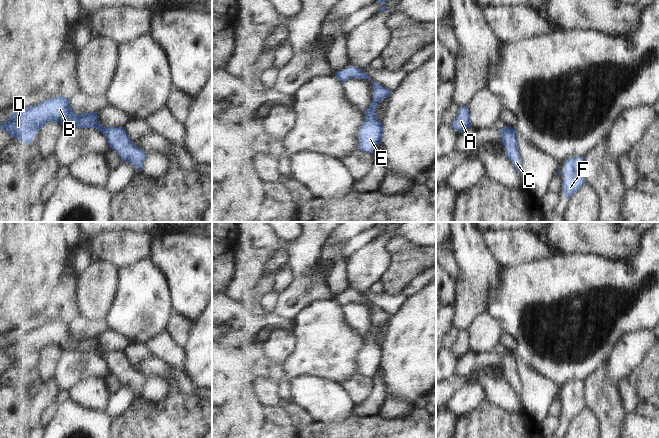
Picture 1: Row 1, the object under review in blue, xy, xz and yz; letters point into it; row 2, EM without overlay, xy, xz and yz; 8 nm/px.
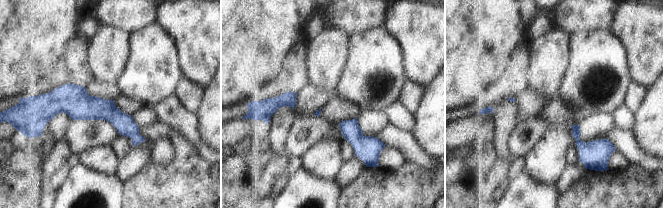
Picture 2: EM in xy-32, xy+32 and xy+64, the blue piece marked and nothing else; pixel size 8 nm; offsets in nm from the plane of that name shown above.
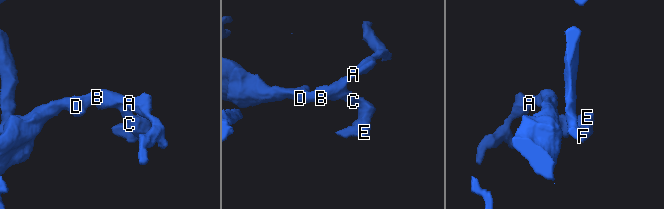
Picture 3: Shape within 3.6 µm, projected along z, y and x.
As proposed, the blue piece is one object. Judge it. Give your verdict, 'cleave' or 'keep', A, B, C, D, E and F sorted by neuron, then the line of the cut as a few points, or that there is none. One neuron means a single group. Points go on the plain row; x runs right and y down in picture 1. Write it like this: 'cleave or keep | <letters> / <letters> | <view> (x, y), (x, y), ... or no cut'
keep | A B C D E F | no cut

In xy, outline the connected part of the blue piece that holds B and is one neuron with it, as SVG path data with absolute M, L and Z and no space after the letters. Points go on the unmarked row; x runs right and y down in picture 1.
M58 320L19 334L13 334L10 343L0 349L7 356L23 367L32 367L35 359L49 346L58 346L64 352L97 352L102 356L110 372L119 376L122 385L133 387L142 394L147 377L133 367L124 351L103 351L99 345L99 336L76 338L70 323Z

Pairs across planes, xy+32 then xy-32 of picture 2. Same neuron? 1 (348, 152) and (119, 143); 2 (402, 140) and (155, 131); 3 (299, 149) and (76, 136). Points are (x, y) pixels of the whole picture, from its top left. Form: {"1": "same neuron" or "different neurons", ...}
{"1": "same neuron", "2": "same neuron", "3": "same neuron"}

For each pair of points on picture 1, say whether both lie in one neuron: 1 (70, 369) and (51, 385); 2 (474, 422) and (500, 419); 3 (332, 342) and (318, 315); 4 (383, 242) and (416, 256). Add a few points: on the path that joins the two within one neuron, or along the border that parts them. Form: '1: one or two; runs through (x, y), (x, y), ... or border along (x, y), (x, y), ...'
1: two; border along (54, 376), (62, 389)
2: one; runs through (480, 422), (494, 422)
3: one; runs through (325, 335), (323, 332), (323, 322)
4: two; border along (403, 234), (389, 243), (388, 268)

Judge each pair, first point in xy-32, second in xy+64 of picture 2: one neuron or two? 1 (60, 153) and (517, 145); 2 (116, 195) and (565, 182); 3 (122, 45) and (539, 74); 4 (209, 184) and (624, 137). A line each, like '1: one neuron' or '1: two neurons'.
1: two neurons
2: two neurons
3: one neuron
4: two neurons

